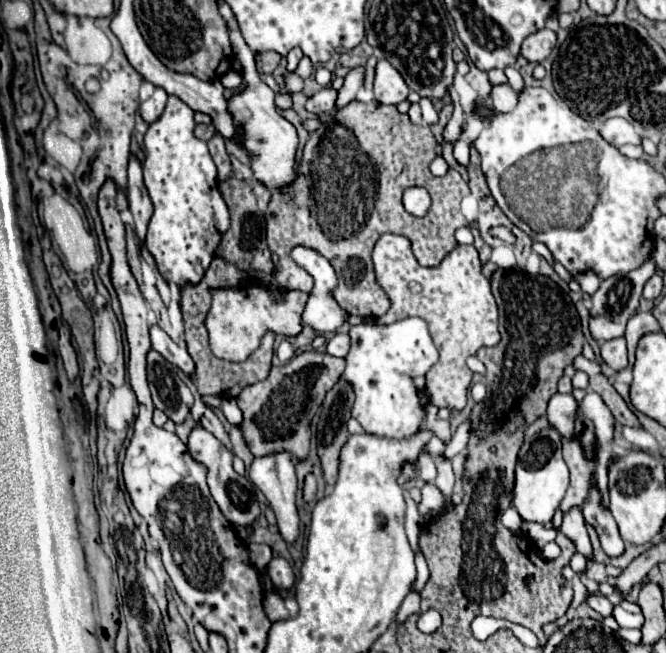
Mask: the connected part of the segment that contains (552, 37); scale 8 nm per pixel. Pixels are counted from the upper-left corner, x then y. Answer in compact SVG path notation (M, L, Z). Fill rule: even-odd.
M542 29L542 31L536 31L534 35L524 39L522 55L530 63L542 63L550 55L554 45L556 45L556 33L550 29Z

